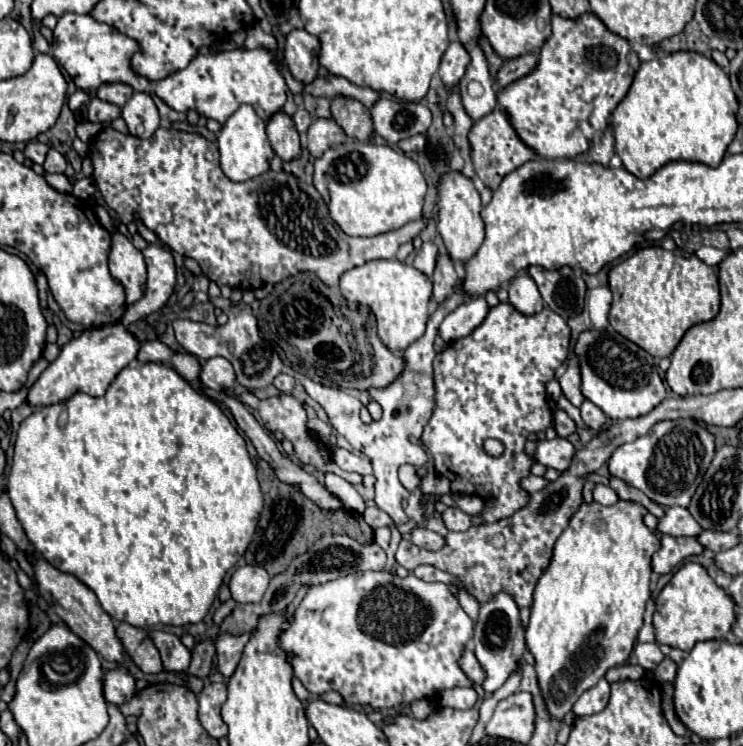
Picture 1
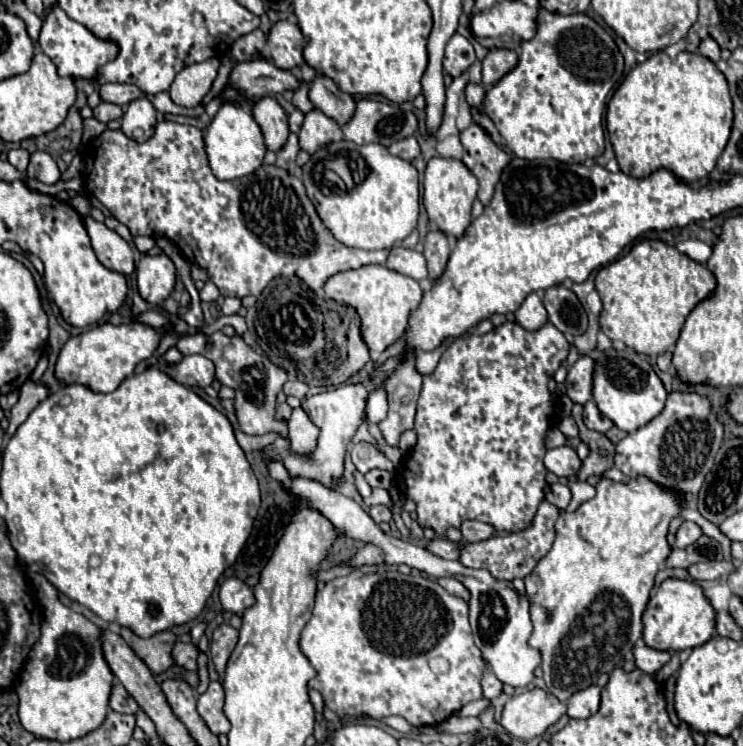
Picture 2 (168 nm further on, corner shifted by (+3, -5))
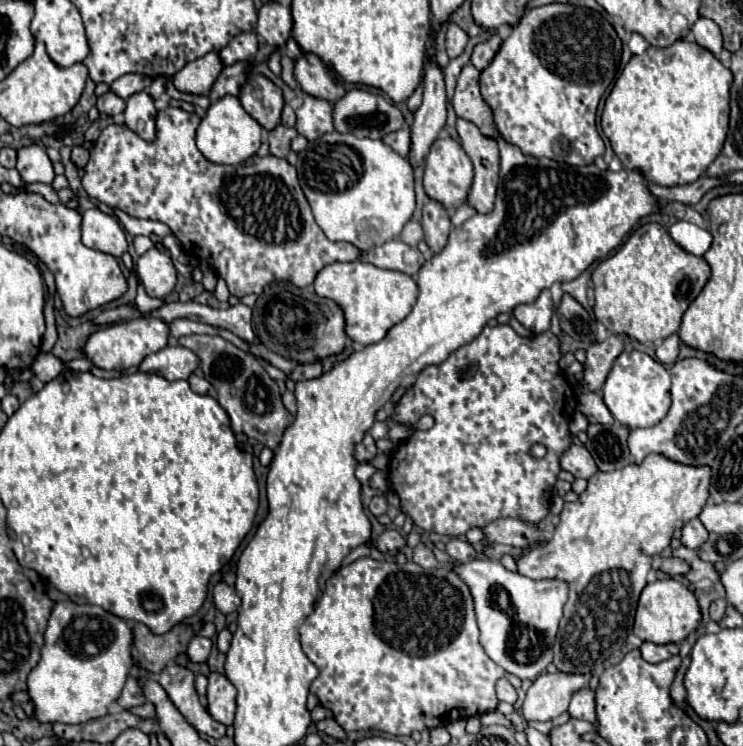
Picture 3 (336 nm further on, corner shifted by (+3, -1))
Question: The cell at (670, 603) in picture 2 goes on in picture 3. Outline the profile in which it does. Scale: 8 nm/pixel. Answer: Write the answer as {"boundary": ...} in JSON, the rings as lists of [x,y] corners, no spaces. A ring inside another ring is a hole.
{"boundary":[[[669,577],[669,579],[657,579],[643,589],[641,599],[637,603],[633,633],[641,641],[651,641],[657,645],[667,643],[679,645],[683,639],[687,639],[697,631],[699,623],[701,623],[701,609],[693,591],[689,591],[683,583]]]}

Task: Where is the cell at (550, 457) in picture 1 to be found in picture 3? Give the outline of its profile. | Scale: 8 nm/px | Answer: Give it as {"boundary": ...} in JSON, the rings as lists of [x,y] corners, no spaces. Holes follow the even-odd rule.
{"boundary":[[[571,445],[559,459],[559,465],[563,471],[569,471],[573,477],[589,479],[593,473],[597,473],[595,461],[591,453],[583,445]]]}

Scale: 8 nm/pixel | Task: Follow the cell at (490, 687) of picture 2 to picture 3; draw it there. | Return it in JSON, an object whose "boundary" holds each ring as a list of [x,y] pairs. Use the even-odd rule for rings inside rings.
{"boundary":[[[501,677],[497,681],[497,687],[495,689],[497,689],[497,699],[499,701],[507,701],[507,703],[515,703],[517,701],[517,693],[515,693],[513,685],[505,677]]]}

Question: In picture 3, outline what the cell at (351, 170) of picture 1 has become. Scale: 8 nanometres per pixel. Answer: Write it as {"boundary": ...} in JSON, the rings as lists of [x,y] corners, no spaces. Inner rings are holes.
{"boundary":[[[327,133],[317,141],[309,141],[307,149],[297,155],[297,173],[301,189],[311,205],[315,223],[323,229],[329,241],[347,241],[355,247],[367,251],[377,245],[383,245],[391,239],[397,239],[405,223],[413,217],[415,211],[415,183],[413,167],[407,159],[393,153],[383,141],[373,141],[369,137],[357,139],[351,133]]]}

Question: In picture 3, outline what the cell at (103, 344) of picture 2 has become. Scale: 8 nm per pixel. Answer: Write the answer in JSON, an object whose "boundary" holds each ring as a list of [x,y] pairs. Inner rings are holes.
{"boundary":[[[139,317],[133,321],[125,321],[125,323],[111,323],[111,325],[97,329],[95,333],[91,333],[83,345],[83,355],[99,369],[123,371],[123,369],[141,365],[141,361],[147,355],[153,355],[159,349],[163,349],[167,345],[167,341],[169,341],[169,325],[167,323],[163,323],[161,319]]]}

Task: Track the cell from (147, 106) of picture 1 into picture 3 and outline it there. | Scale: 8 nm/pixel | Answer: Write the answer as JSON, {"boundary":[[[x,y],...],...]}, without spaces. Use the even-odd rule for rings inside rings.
{"boundary":[[[141,91],[127,99],[127,109],[123,113],[123,121],[131,131],[137,131],[137,121],[141,121],[141,119],[147,123],[147,129],[153,129],[155,115],[157,115],[157,109],[153,105],[153,97],[149,93]]]}

